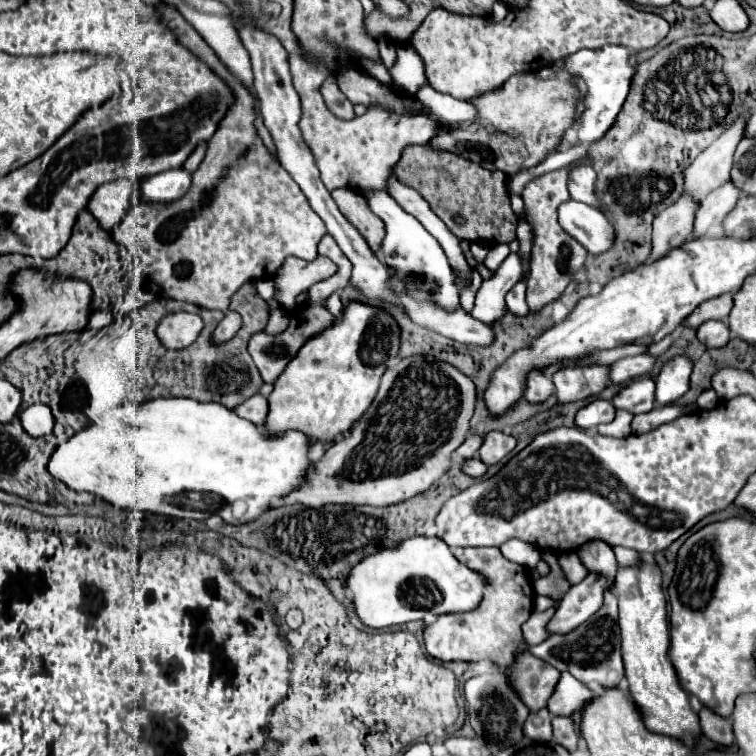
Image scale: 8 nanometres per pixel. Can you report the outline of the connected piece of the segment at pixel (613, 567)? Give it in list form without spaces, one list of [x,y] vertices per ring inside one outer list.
[[[588,541],[578,549],[578,555],[588,571],[614,577],[618,571],[618,561],[614,557],[614,551],[604,541]]]

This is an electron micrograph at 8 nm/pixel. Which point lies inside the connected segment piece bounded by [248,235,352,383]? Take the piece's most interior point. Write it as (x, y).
(271, 355)

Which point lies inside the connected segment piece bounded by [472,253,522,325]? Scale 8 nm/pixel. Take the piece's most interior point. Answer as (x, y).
(490, 307)

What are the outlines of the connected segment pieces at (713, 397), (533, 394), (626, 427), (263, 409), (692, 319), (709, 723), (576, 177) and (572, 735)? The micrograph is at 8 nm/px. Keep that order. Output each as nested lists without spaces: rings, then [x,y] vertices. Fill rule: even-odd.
[[[710,388],[700,394],[696,404],[700,410],[711,410],[719,403],[718,396],[713,388]]]
[[[562,364],[552,365],[542,373],[536,370],[528,374],[527,387],[524,398],[533,404],[542,404],[554,392],[555,386],[551,382],[552,375],[563,368]]]
[[[618,411],[616,413],[616,419],[612,423],[606,423],[602,427],[598,427],[598,433],[604,436],[612,437],[628,437],[632,431],[630,431],[630,423],[632,423],[632,413],[628,411]]]
[[[256,393],[254,397],[250,397],[250,399],[246,399],[242,405],[238,405],[238,407],[234,409],[234,413],[236,413],[238,417],[248,419],[248,421],[254,423],[254,425],[264,425],[266,415],[268,415],[268,401],[266,401],[266,397],[262,397],[262,395]]]
[[[724,293],[720,297],[714,297],[710,301],[704,301],[698,309],[694,309],[694,313],[686,319],[686,325],[688,327],[700,327],[702,323],[706,321],[726,321],[730,311],[732,311],[732,305],[734,305],[734,293]]]
[[[702,707],[700,709],[700,727],[702,727],[702,733],[718,743],[720,747],[732,747],[734,745],[734,733],[732,733],[732,725],[728,719],[716,715],[714,711]]]
[[[590,165],[576,167],[574,173],[570,175],[570,181],[568,181],[568,185],[570,185],[568,189],[570,189],[572,199],[580,201],[580,203],[586,203],[586,205],[600,207],[600,199],[596,195],[594,183],[596,183],[596,173]]]
[[[554,717],[552,727],[554,727],[554,739],[570,753],[574,753],[578,749],[578,733],[574,729],[574,721],[570,717]]]

